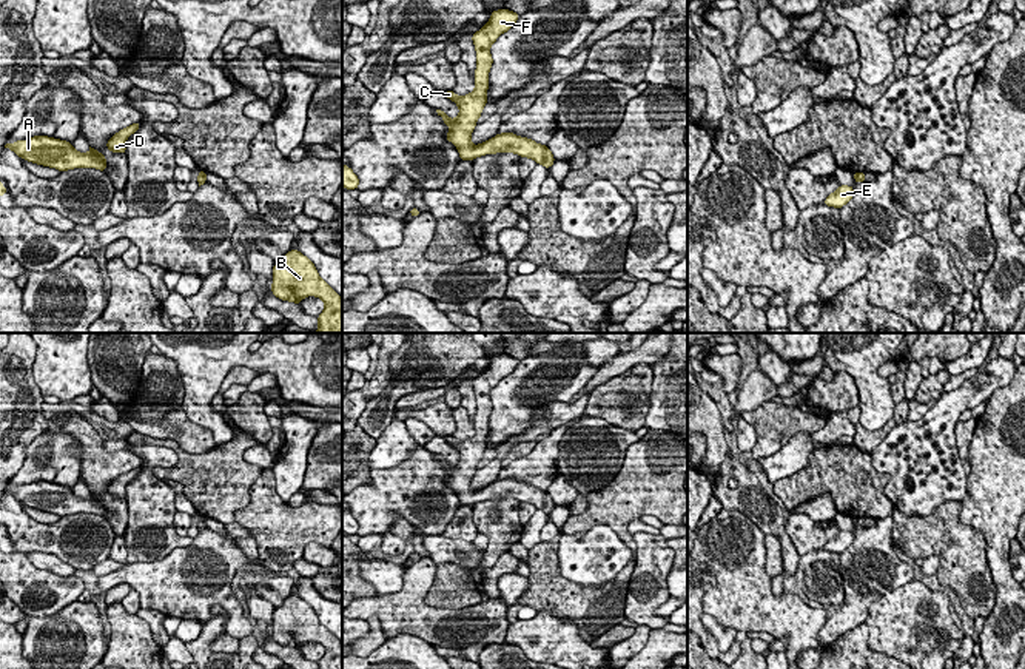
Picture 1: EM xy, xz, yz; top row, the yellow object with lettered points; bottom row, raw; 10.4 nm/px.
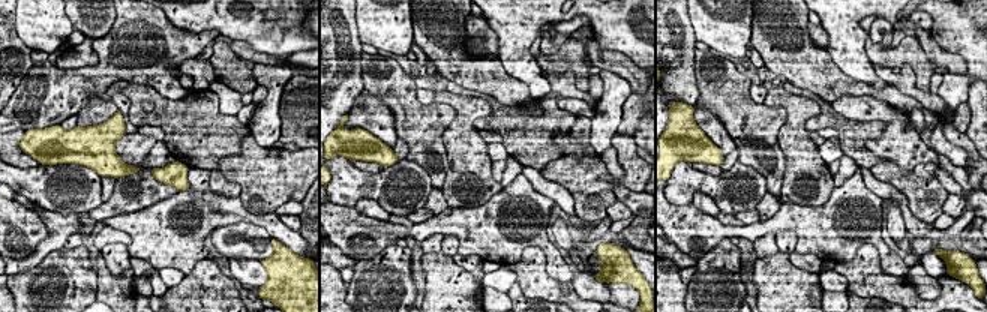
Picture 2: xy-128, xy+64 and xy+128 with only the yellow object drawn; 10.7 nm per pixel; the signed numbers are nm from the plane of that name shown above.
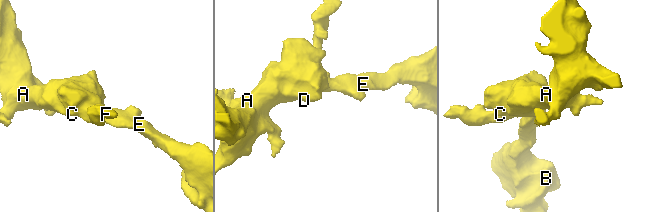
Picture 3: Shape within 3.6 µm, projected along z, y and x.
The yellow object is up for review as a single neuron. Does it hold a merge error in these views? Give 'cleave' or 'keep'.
keep

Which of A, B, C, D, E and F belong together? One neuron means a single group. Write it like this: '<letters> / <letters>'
A B C D E F

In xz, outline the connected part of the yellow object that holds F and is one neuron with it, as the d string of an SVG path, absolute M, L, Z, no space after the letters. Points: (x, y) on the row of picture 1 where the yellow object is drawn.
M498 9L490 12L490 15L490 20L472 35L476 51L475 89L467 96L456 96L450 89L444 91L445 97L459 108L456 119L450 119L439 108L435 108L435 113L450 128L445 139L456 146L461 160L473 160L486 154L515 153L519 157L533 159L549 170L555 162L552 151L547 145L539 145L532 139L519 137L513 133L498 133L479 145L470 142L472 133L478 125L476 120L481 119L487 103L489 72L493 63L490 46L519 18L519 14L509 9Z

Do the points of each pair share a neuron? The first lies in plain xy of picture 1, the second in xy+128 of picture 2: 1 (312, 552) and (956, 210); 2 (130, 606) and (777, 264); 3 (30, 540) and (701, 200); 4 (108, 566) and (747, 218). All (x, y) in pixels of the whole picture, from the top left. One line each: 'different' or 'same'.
1: different
2: different
3: different
4: same

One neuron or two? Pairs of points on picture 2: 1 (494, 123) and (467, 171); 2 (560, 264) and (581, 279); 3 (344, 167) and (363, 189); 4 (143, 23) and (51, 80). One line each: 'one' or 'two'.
1: two
2: two
3: one
4: one

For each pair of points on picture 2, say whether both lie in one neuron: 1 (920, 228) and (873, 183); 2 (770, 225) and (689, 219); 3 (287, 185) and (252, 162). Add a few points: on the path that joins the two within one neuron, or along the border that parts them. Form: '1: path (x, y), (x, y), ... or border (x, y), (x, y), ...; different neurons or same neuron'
1: path (906, 215), (903, 203), (893, 192), (887, 191); same neuron
2: path (750, 231), (708, 231); same neuron
3: path (278, 176), (266, 176), (261, 171); same neuron

